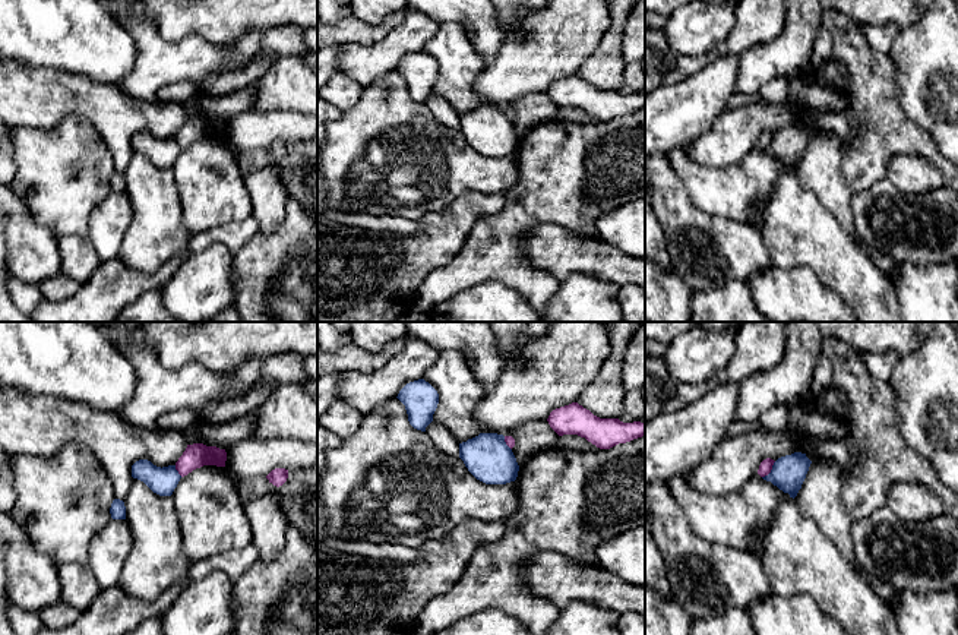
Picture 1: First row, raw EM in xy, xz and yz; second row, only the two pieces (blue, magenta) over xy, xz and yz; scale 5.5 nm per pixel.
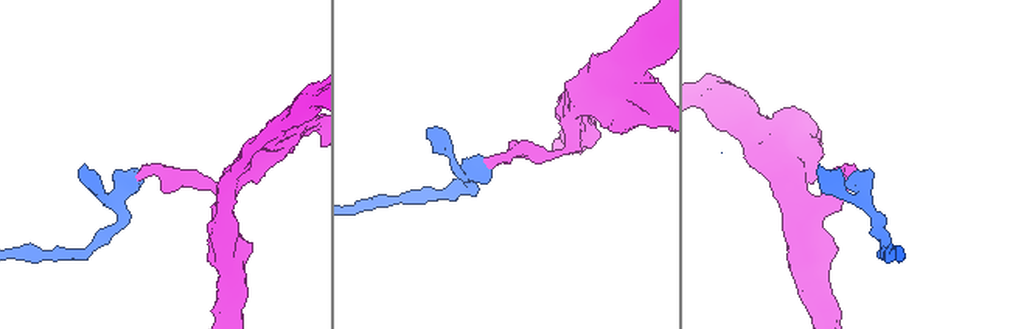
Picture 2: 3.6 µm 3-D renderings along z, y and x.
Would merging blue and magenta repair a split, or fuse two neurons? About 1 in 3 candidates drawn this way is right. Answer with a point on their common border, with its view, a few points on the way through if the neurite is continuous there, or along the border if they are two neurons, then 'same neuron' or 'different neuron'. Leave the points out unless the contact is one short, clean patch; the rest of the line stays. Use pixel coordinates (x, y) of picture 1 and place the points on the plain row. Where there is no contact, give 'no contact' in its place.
contact yz (771, 142); border yz (775, 133), (772, 141), (762, 149); different neuron

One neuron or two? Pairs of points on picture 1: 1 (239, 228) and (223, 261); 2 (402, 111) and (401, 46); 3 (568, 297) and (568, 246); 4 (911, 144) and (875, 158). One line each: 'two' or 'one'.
1: two
2: two
3: two
4: one

